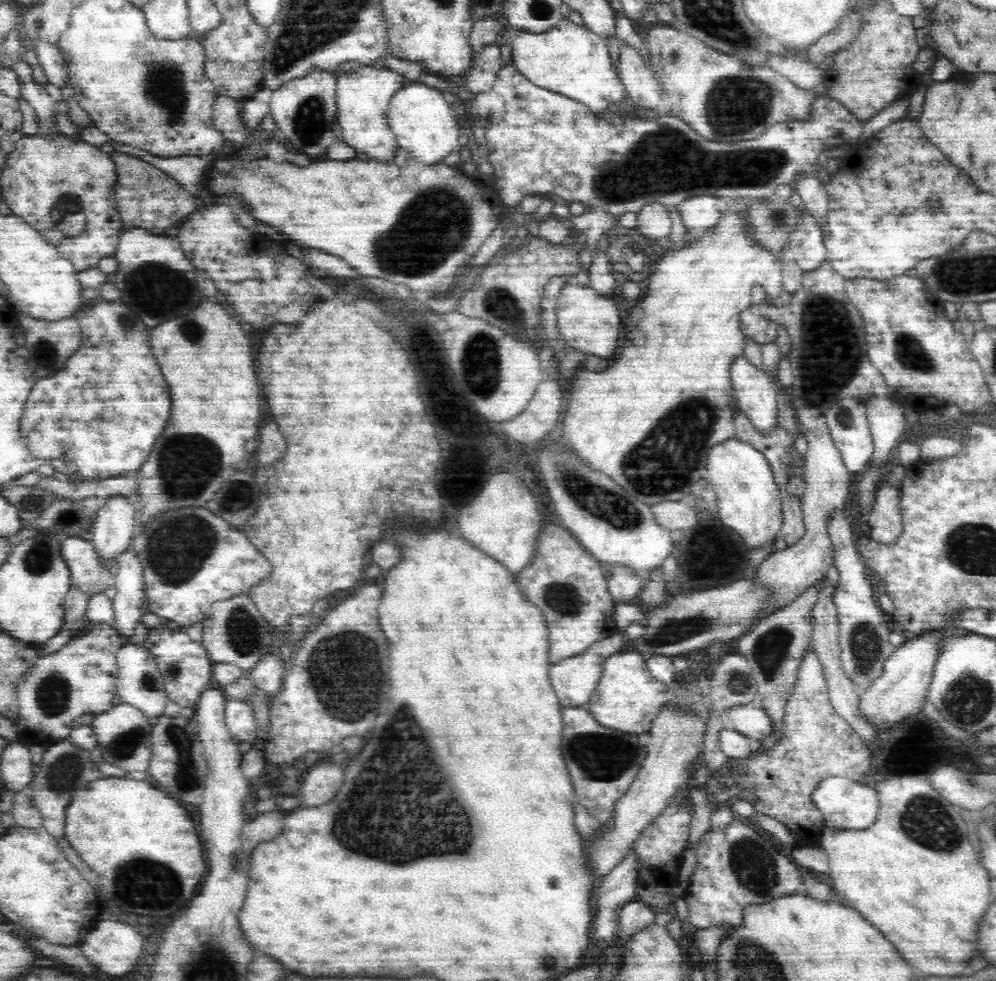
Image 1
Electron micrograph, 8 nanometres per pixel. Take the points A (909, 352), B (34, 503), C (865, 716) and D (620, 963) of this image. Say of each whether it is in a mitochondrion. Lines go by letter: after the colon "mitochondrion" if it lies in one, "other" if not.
A: mitochondrion
B: other
C: other
D: other

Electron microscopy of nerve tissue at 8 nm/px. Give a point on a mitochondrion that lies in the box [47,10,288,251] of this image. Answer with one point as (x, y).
(163, 85)

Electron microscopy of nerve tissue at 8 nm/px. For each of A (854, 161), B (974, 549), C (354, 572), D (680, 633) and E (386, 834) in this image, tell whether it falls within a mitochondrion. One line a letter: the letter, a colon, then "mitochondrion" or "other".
A: other
B: mitochondrion
C: other
D: mitochondrion
E: mitochondrion

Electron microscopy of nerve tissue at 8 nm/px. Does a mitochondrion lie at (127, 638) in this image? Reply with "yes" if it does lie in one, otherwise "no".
no

